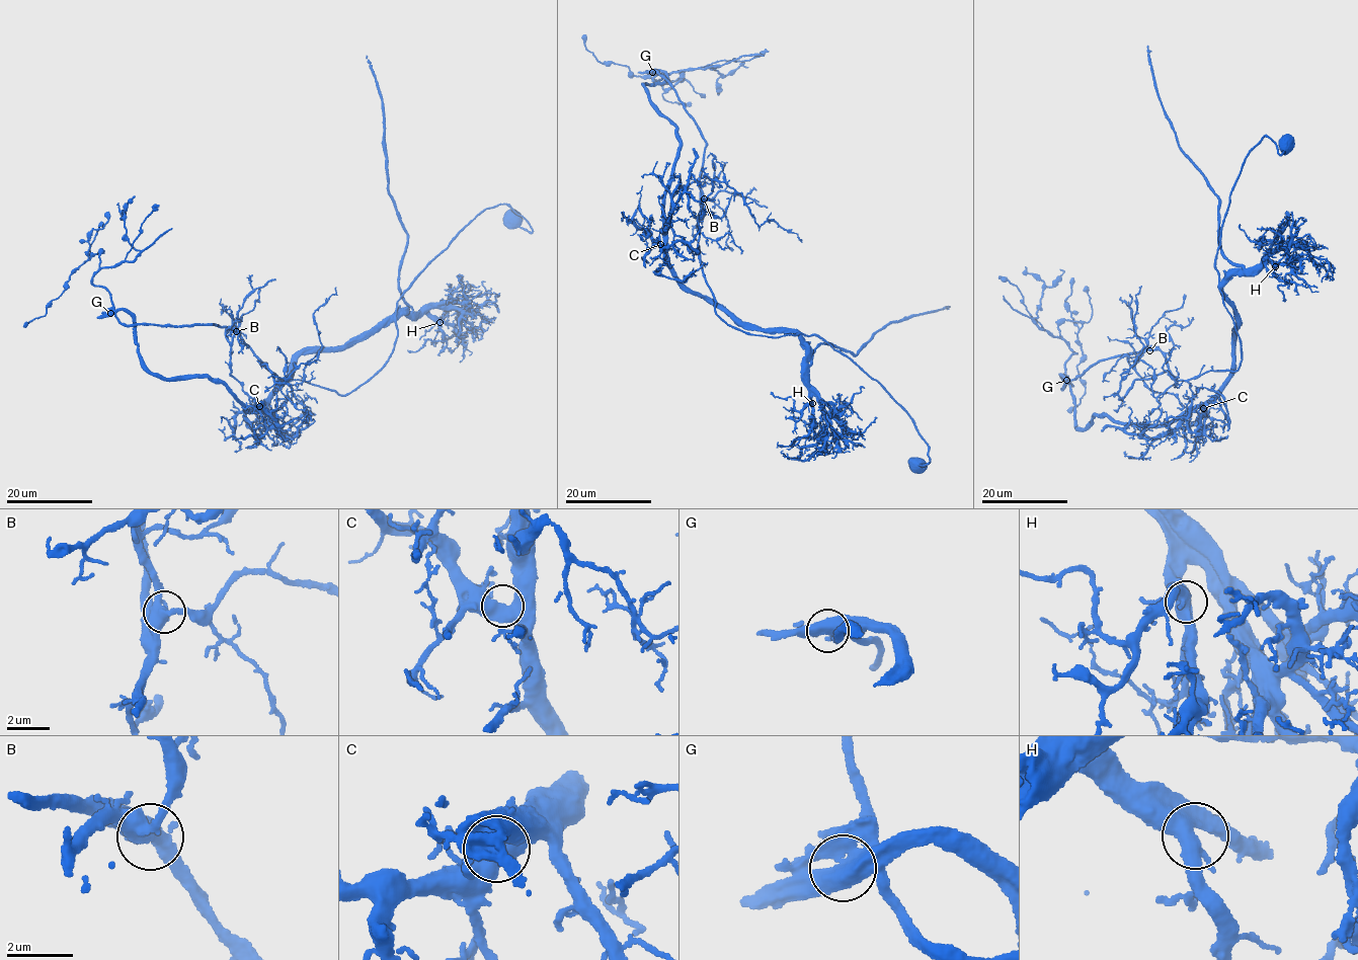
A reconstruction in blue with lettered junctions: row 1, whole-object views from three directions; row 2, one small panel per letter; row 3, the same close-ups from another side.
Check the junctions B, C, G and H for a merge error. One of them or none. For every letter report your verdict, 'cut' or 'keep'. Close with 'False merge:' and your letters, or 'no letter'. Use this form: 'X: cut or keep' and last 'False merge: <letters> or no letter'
B: keep
C: keep
G: cut
H: keep
False merge: G

